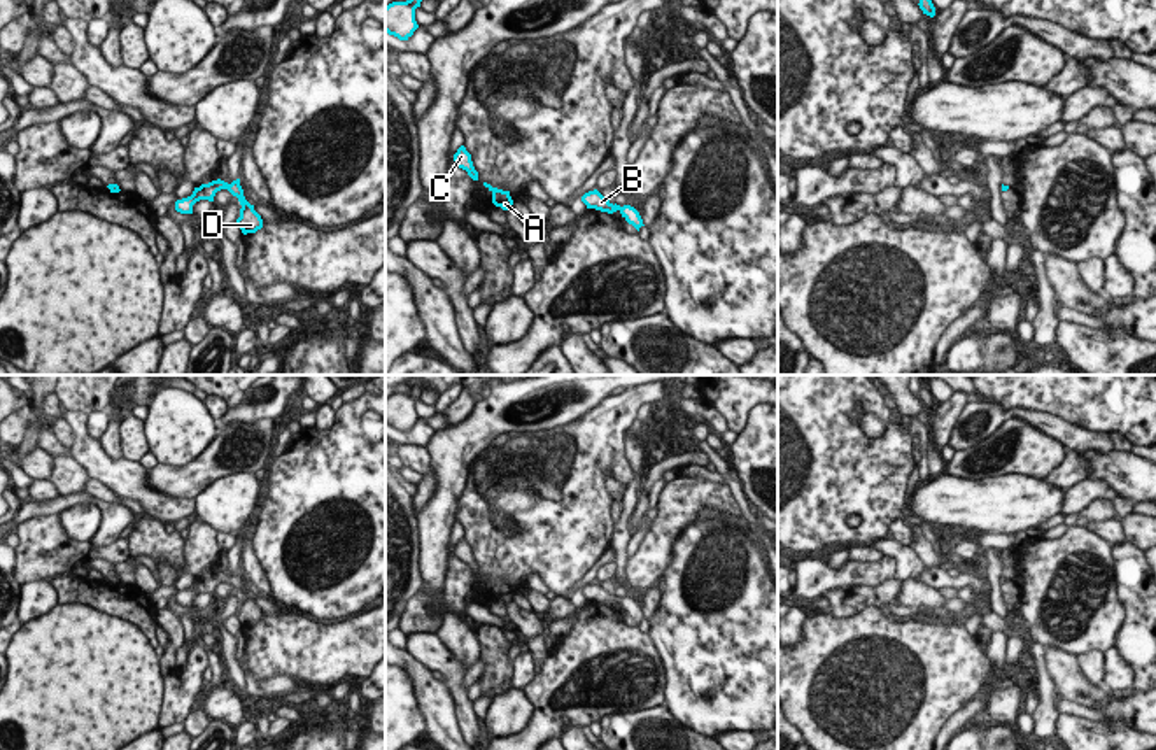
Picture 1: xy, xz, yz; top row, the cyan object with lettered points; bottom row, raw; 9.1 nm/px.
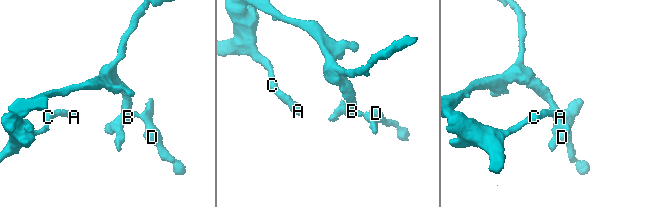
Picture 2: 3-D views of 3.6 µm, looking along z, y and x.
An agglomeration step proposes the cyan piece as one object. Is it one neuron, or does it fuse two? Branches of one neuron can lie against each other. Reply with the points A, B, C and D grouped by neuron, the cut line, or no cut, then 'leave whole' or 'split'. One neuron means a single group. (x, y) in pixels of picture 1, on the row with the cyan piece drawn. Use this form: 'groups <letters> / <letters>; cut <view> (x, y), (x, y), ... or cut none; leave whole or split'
groups A B C D; cut none; leave whole

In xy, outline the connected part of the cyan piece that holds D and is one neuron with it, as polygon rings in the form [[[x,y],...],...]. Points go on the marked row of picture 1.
[[[217,179],[208,184],[201,184],[200,188],[194,188],[193,195],[182,200],[175,202],[175,210],[180,214],[193,214],[193,205],[200,200],[214,202],[214,196],[217,191],[228,189],[233,196],[238,198],[242,209],[240,217],[236,219],[238,228],[243,235],[256,233],[263,228],[261,216],[254,210],[254,205],[250,205],[245,196],[243,189],[240,186],[240,179],[233,180],[231,184]]]

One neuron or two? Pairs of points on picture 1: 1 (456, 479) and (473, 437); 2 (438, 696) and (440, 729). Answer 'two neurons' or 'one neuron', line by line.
1: one neuron
2: one neuron

